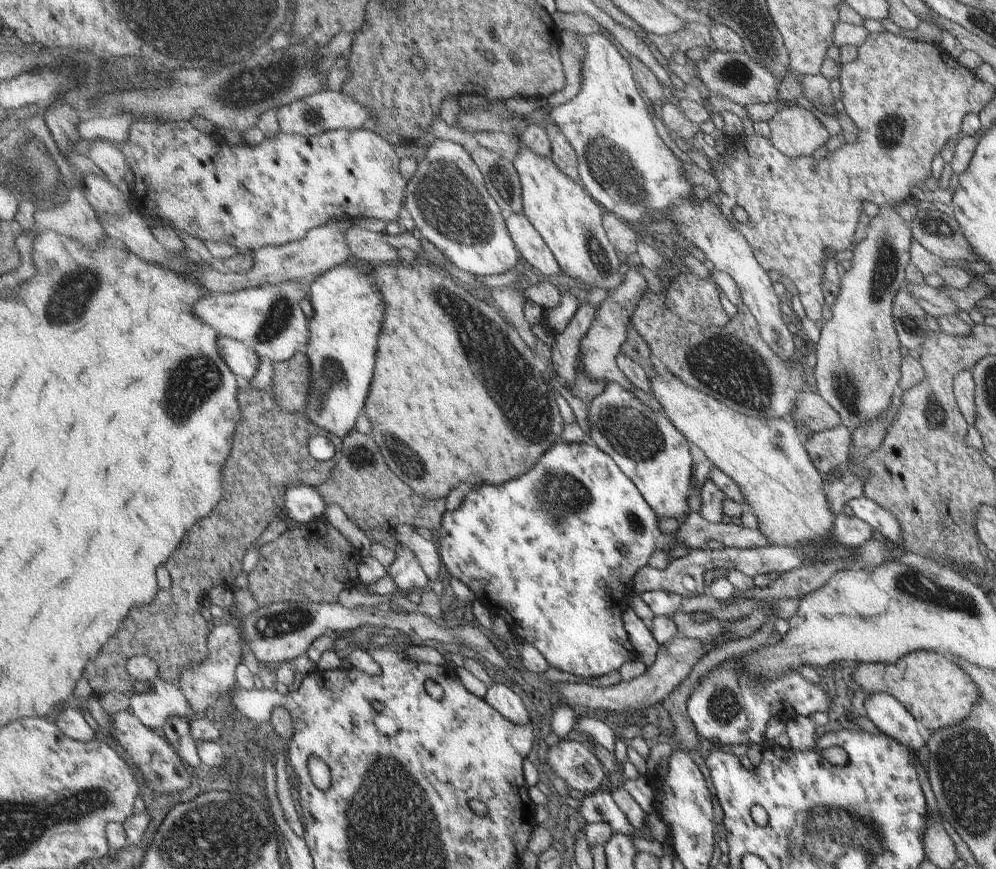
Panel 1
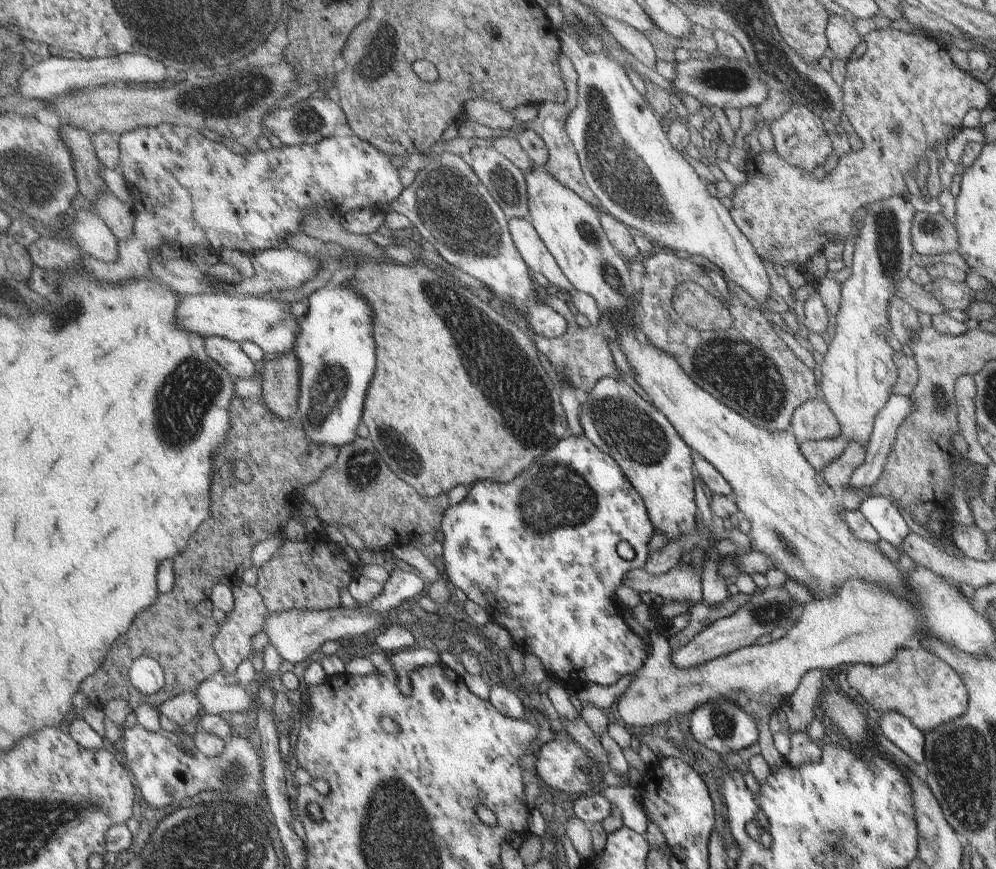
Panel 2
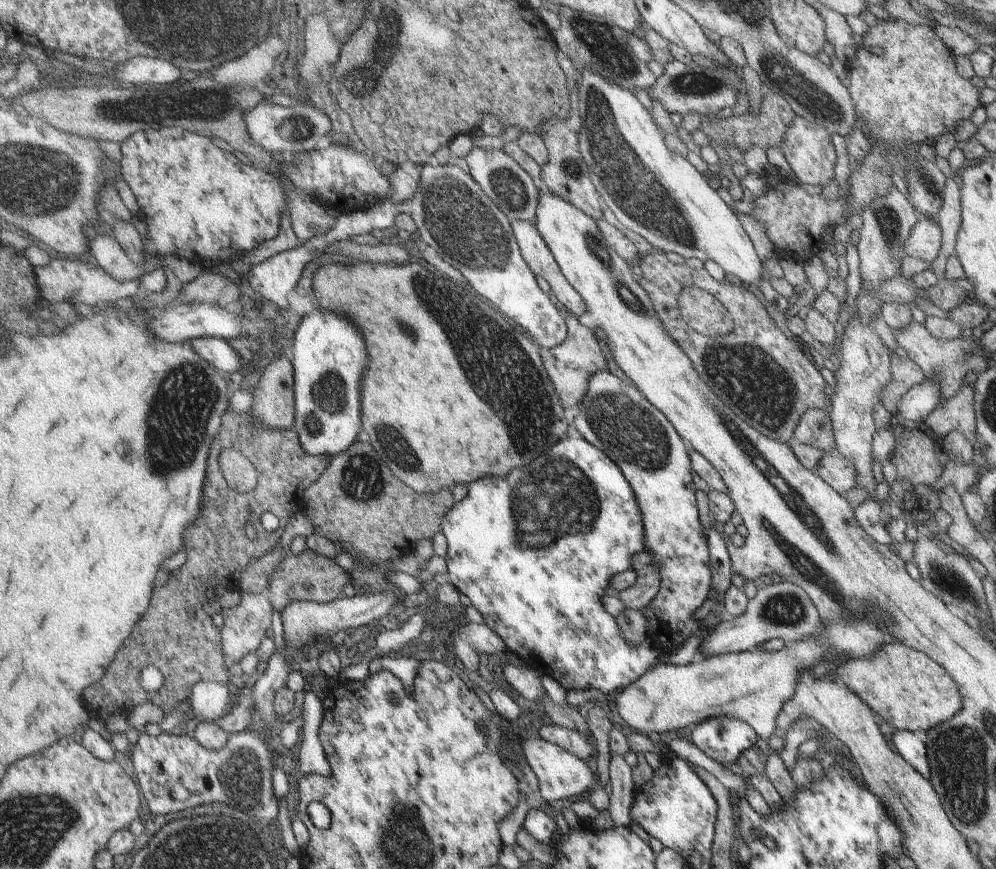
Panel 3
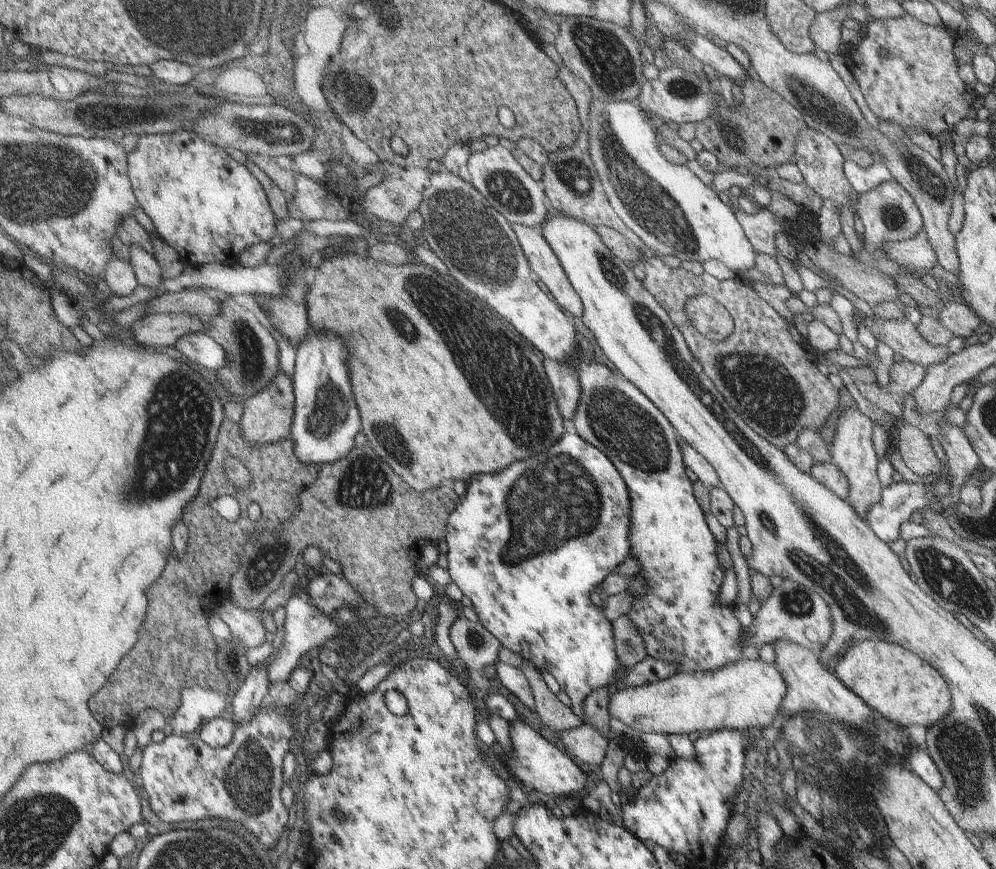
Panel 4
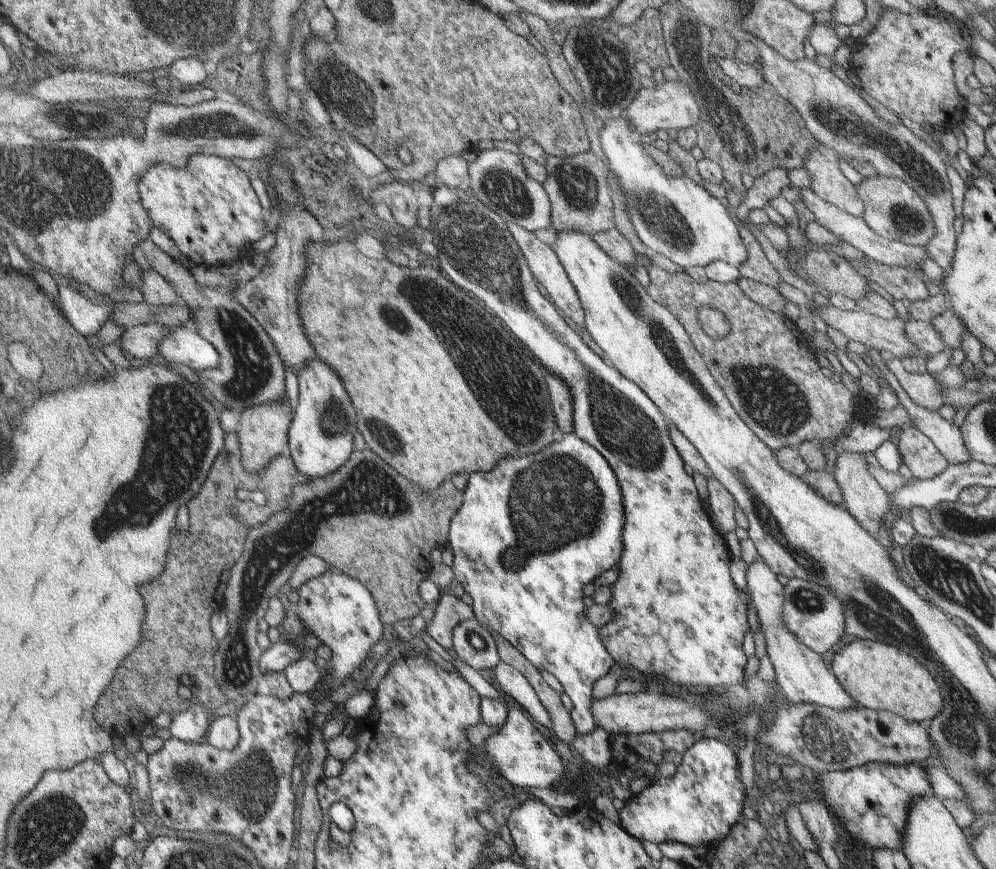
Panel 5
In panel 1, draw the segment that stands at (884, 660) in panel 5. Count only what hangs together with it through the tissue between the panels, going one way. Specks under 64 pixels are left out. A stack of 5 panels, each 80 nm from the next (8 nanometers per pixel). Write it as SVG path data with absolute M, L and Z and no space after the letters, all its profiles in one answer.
M920 650L906 654L895 664L861 663L852 674L854 682L868 694L892 694L924 728L936 731L956 726L970 716L972 706L980 704L980 692L974 680L952 658L934 651Z

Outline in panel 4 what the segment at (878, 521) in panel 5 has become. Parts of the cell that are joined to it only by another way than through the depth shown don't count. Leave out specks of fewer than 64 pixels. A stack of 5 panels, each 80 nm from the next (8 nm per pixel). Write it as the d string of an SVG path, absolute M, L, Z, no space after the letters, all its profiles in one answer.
M852 407L841 408L837 414L838 420L832 424L832 432L835 434L832 438L832 447L830 452L832 454L832 463L839 468L841 474L848 482L848 497L847 501L851 504L852 508L858 512L862 518L868 515L872 506L878 505L882 500L883 487L877 476L877 460L879 456L879 449L875 446L875 424L858 408Z

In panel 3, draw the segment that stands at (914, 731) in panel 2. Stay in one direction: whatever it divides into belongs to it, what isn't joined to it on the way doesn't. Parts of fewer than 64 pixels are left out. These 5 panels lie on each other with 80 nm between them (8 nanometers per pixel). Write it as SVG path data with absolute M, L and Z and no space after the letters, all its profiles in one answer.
M894 728L891 740L894 743L894 748L898 750L898 755L917 772L920 772L924 778L930 779L930 766L928 766L926 746L914 734L914 731Z

